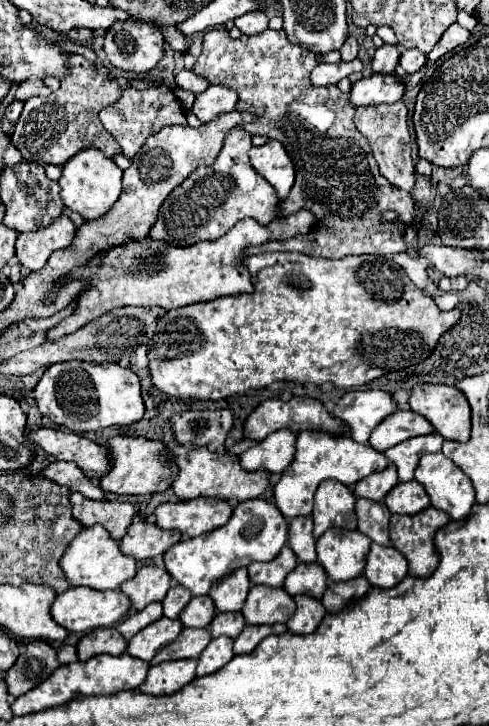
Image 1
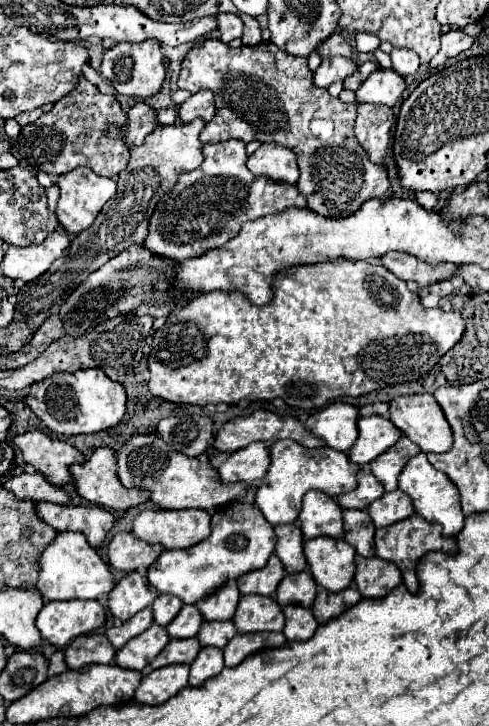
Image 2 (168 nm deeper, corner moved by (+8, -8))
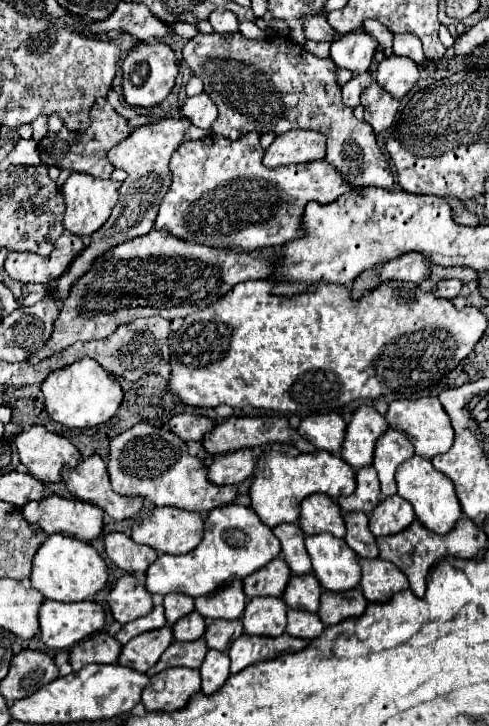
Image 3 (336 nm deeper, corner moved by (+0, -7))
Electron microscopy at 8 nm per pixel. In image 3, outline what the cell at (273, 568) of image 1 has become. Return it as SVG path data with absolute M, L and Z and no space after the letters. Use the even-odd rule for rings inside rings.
M274 558L258 572L250 574L244 580L244 594L248 598L254 596L282 596L292 572L286 566L284 558Z

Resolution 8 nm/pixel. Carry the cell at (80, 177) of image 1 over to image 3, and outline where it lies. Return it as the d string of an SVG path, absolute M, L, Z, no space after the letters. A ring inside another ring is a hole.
M72 172L70 178L66 180L66 184L62 186L62 194L66 200L66 212L64 212L64 228L70 234L76 236L90 236L94 234L110 216L116 200L118 200L118 188L120 182L114 180L102 180L102 178L94 178L90 174L80 174L80 172Z

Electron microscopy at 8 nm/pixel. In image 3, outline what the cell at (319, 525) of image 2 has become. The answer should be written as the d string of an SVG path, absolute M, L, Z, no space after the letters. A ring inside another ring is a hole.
M312 494L302 500L300 512L300 528L304 534L322 534L330 532L338 538L344 538L346 524L342 518L342 510L334 498L326 494Z

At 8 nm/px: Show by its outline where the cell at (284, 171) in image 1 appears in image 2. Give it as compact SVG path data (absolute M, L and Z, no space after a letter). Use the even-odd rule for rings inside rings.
M262 143L248 159L248 169L260 177L270 177L284 183L296 183L300 177L296 153L280 143Z

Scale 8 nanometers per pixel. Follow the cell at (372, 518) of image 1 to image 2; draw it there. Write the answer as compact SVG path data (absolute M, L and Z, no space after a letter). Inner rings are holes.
M346 509L344 511L344 541L350 543L358 555L374 557L374 525L366 511L360 509Z

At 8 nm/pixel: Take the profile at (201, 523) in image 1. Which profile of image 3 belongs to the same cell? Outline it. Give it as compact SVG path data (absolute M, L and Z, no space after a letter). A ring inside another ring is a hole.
M152 508L152 514L140 524L132 526L132 538L138 544L152 546L162 554L188 554L192 552L204 536L204 518L198 512L186 512L178 508Z

